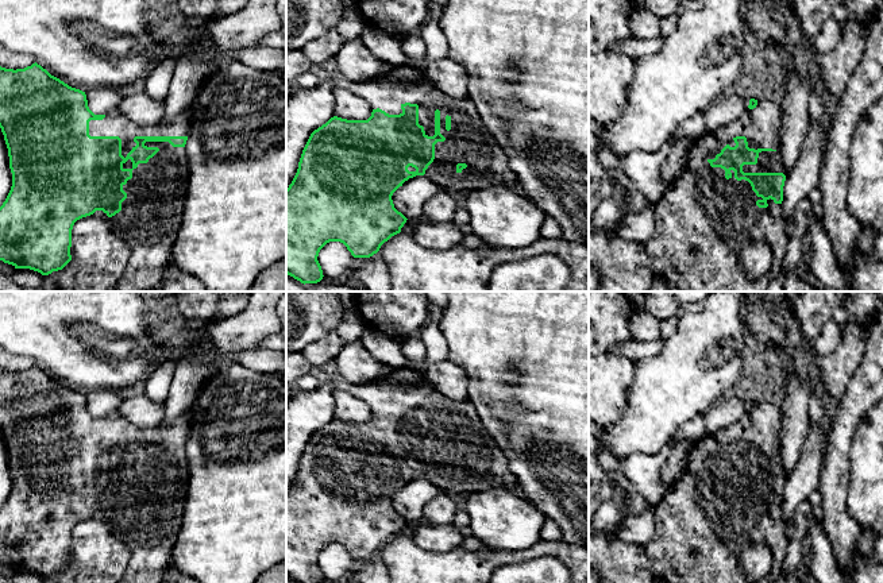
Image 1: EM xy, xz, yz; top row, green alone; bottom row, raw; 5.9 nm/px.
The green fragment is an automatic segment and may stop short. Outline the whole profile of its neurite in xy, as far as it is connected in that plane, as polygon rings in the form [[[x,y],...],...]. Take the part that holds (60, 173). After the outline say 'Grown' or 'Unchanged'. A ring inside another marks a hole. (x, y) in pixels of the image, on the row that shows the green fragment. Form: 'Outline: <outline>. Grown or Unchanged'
Outline: [[[35,62],[16,70],[0,66],[0,128],[12,173],[11,190],[0,206],[0,260],[42,275],[62,270],[72,260],[74,223],[103,211],[113,232],[131,251],[124,275],[113,292],[162,289],[185,206],[189,178],[185,144],[193,130],[190,107],[153,126],[134,123],[119,107],[105,115],[95,115],[85,92],[69,86]]]. Grown

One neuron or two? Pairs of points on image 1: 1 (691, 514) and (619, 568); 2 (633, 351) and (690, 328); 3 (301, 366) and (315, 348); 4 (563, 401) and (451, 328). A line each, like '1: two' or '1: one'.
1: two
2: two
3: two
4: one

